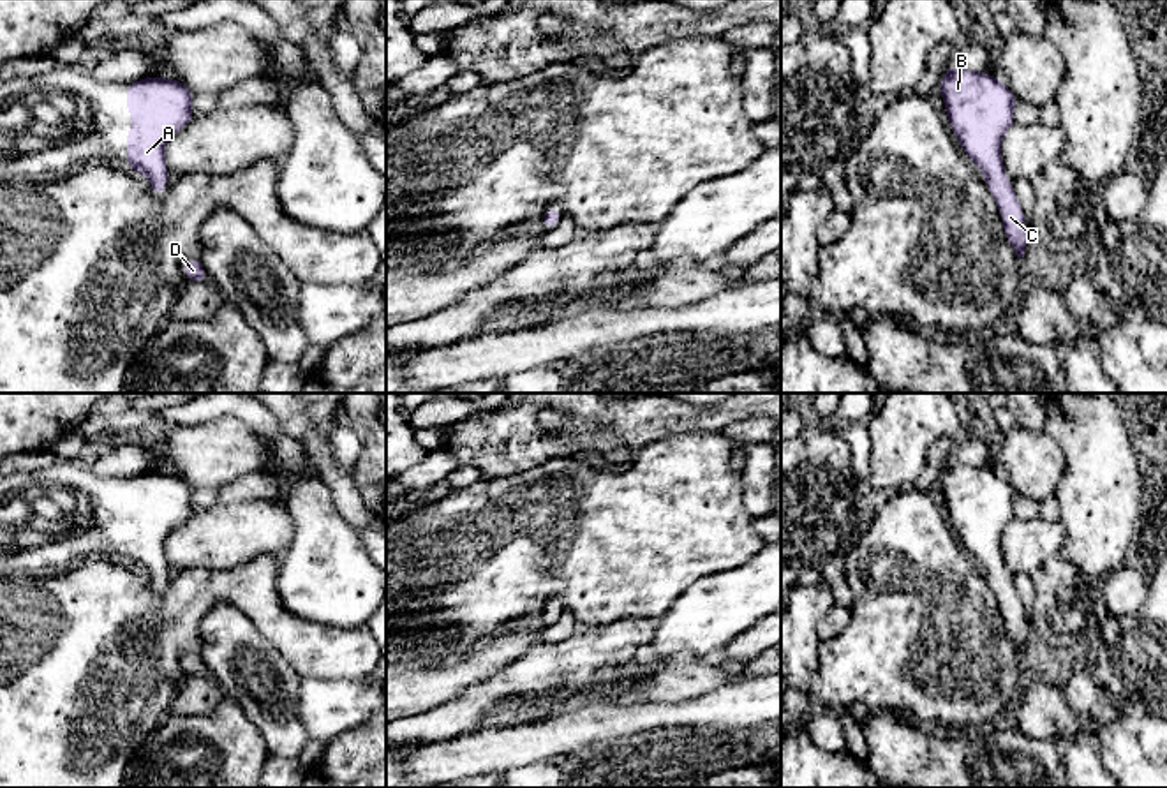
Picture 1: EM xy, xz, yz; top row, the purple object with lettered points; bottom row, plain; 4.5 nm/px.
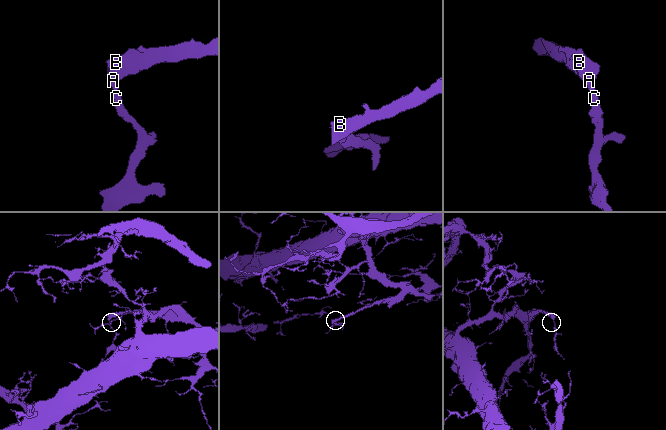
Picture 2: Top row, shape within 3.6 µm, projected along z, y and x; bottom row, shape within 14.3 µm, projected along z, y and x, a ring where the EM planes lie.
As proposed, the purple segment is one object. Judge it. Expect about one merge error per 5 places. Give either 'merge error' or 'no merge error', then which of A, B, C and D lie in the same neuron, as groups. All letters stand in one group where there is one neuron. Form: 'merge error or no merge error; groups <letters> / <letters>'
no merge error; groups A B C D

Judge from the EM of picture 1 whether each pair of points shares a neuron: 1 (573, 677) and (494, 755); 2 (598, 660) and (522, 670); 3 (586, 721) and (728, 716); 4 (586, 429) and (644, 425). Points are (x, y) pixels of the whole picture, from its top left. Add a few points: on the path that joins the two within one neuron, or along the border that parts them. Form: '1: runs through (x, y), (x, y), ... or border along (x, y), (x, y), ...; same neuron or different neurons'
1: border along (510, 723), (499, 728), (476, 728), (469, 734); different neurons
2: runs through (579, 660), (573, 663), (542, 663); same neuron
3: runs through (621, 718), (693, 714); same neuron
4: border along (566, 416), (596, 416), (633, 450); different neurons

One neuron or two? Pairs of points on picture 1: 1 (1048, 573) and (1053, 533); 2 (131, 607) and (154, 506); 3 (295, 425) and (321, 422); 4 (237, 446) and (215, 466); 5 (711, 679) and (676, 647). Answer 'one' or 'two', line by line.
1: two
2: two
3: one
4: one
5: two

